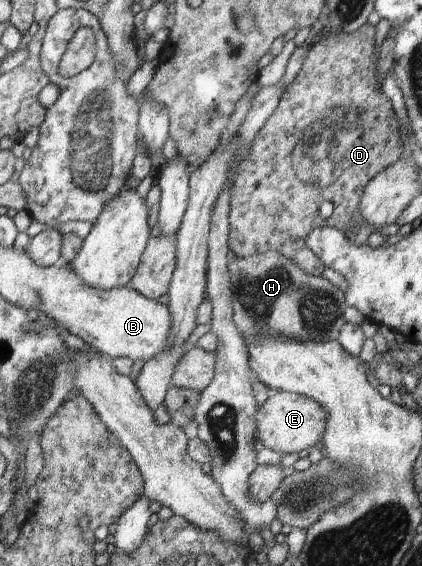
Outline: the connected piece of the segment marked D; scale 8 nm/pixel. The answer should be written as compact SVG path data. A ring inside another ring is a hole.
M367 22L355 32L343 33L342 35L324 34L322 40L307 52L307 56L303 61L303 66L295 80L289 85L289 88L283 92L283 96L274 110L274 113L267 119L263 128L259 130L258 135L255 137L252 149L249 151L238 168L236 176L233 178L233 188L231 189L231 200L229 203L229 238L228 246L236 257L250 257L256 254L263 254L273 251L282 254L287 260L290 260L298 269L308 276L320 277L325 270L322 262L310 251L306 245L307 237L310 232L321 227L333 227L340 230L348 239L352 240L356 245L364 245L372 233L371 227L360 217L359 203L364 191L364 188L380 173L383 172L388 166L395 164L400 160L402 153L401 137L399 134L399 123L395 118L395 111L391 106L391 101L377 88L376 76L376 62L378 55L374 55L374 36L376 26L372 26ZM306 182L318 182L318 184L330 184L326 188L314 188L314 186L304 186ZM324 202L330 202L334 207L332 216L327 220L322 220L320 216L320 206Z

